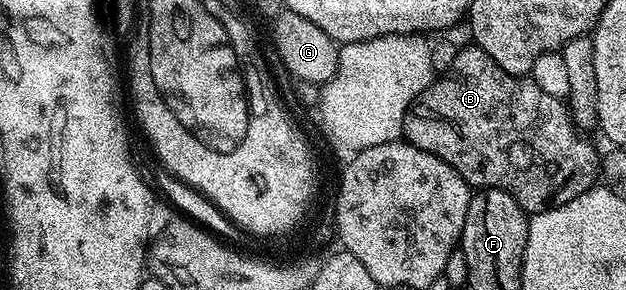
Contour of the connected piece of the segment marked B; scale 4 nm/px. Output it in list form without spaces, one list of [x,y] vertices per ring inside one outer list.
[[[470,48],[461,50],[452,59],[447,74],[440,81],[439,78],[432,80],[429,88],[420,97],[415,98],[415,102],[407,108],[407,114],[403,120],[403,137],[405,140],[410,145],[417,146],[421,151],[429,151],[429,155],[437,155],[437,159],[449,163],[449,167],[453,167],[453,171],[457,171],[457,175],[461,175],[461,179],[465,179],[468,185],[479,189],[500,189],[509,195],[513,195],[513,199],[517,199],[517,203],[523,208],[523,212],[528,215],[552,209],[561,203],[569,203],[569,199],[577,199],[577,195],[581,195],[585,190],[592,188],[601,173],[601,153],[600,150],[595,150],[594,143],[576,125],[568,106],[560,98],[541,91],[533,80],[515,77],[512,73],[506,73],[504,69],[497,67],[497,63],[493,63],[493,59],[489,59],[489,55],[485,55],[483,49]]]

